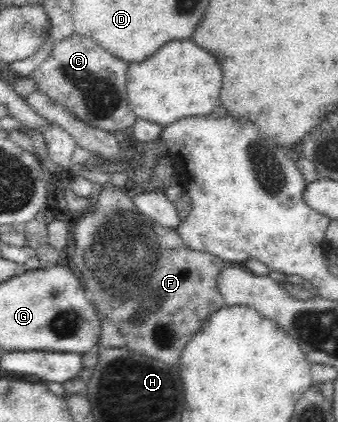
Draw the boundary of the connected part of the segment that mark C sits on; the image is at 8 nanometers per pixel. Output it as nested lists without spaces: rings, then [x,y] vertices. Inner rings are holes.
[[[74,33],[54,46],[48,59],[31,75],[31,82],[36,82],[37,90],[50,97],[50,101],[67,108],[87,126],[129,135],[137,117],[127,98],[127,70],[128,62],[114,58],[92,39]]]

